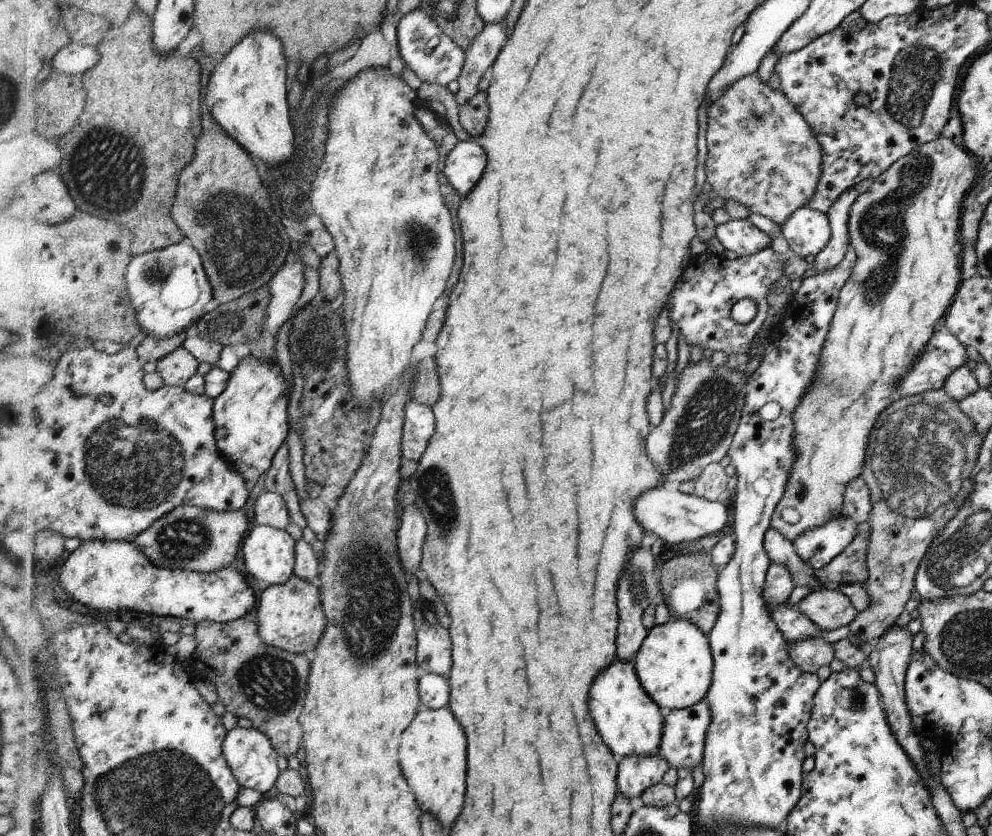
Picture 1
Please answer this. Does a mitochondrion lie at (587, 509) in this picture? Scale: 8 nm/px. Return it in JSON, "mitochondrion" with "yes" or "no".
{"mitochondrion":"no"}

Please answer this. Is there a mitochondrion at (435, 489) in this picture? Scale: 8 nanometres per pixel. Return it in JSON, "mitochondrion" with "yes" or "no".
{"mitochondrion":"yes"}

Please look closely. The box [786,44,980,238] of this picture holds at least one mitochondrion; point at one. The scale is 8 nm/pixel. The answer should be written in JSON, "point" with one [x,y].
{"point":[915,74]}

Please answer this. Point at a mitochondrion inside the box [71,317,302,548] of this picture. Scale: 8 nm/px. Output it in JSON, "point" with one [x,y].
{"point":[135,462]}

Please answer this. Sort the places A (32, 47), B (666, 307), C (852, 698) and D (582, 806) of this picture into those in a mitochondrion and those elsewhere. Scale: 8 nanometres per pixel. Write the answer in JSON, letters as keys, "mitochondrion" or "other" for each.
{"A":"other","B":"other","C":"mitochondrion","D":"other"}

